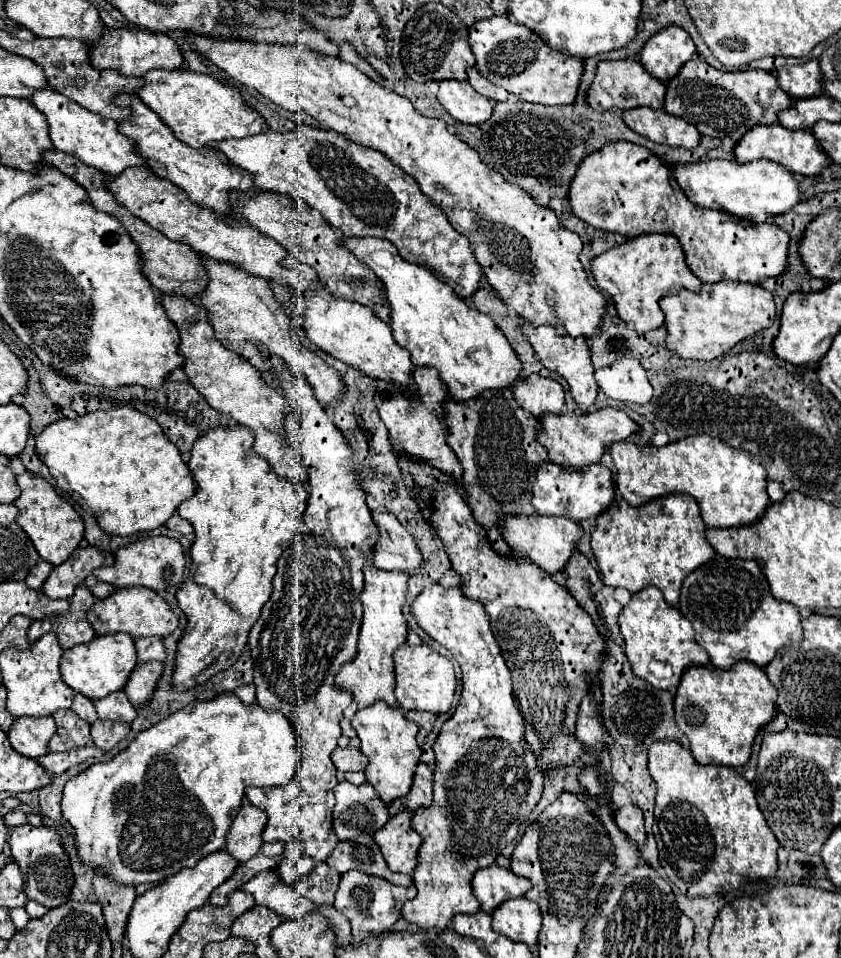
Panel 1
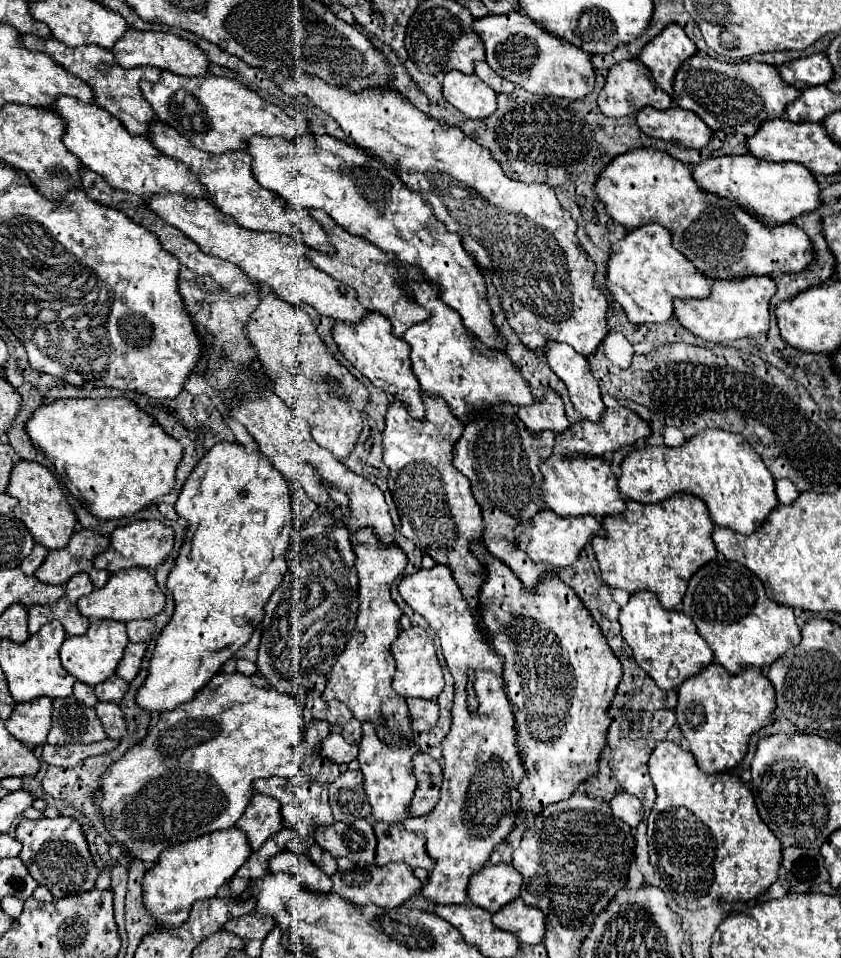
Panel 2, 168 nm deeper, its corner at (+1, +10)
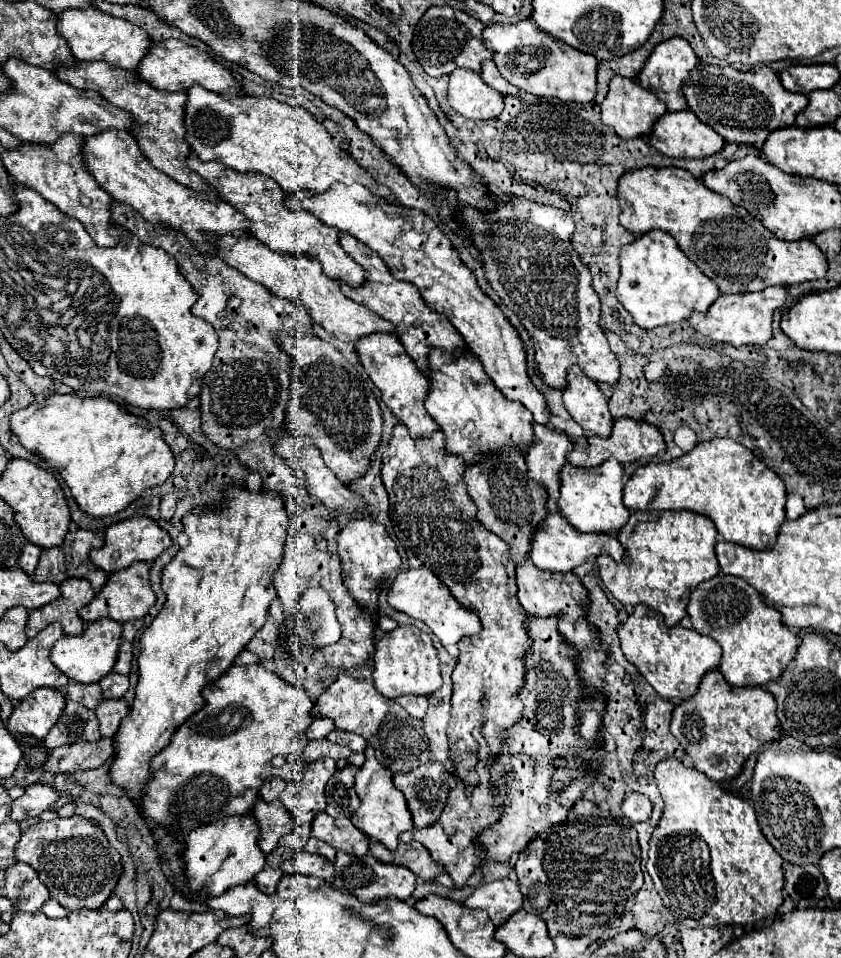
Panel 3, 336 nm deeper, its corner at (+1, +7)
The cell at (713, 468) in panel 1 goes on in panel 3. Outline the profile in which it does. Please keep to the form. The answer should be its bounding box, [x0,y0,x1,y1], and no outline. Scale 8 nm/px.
[624,438,786,550]

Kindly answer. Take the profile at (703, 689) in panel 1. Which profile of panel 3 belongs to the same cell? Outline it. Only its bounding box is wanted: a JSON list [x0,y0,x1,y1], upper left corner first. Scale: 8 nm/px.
[670,670,782,782]

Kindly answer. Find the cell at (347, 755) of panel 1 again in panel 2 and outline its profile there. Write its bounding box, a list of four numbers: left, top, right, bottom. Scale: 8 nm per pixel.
[322,733,358,764]

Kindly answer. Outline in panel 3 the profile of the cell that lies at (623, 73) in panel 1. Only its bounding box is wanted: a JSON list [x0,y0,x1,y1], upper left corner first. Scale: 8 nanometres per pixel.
[602,76,666,138]

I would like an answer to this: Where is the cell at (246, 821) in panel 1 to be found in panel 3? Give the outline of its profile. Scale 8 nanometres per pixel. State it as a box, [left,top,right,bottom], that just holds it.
[252,800,296,854]

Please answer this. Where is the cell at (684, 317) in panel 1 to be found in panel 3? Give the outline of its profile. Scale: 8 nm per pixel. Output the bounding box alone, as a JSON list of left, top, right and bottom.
[688,288,788,346]

